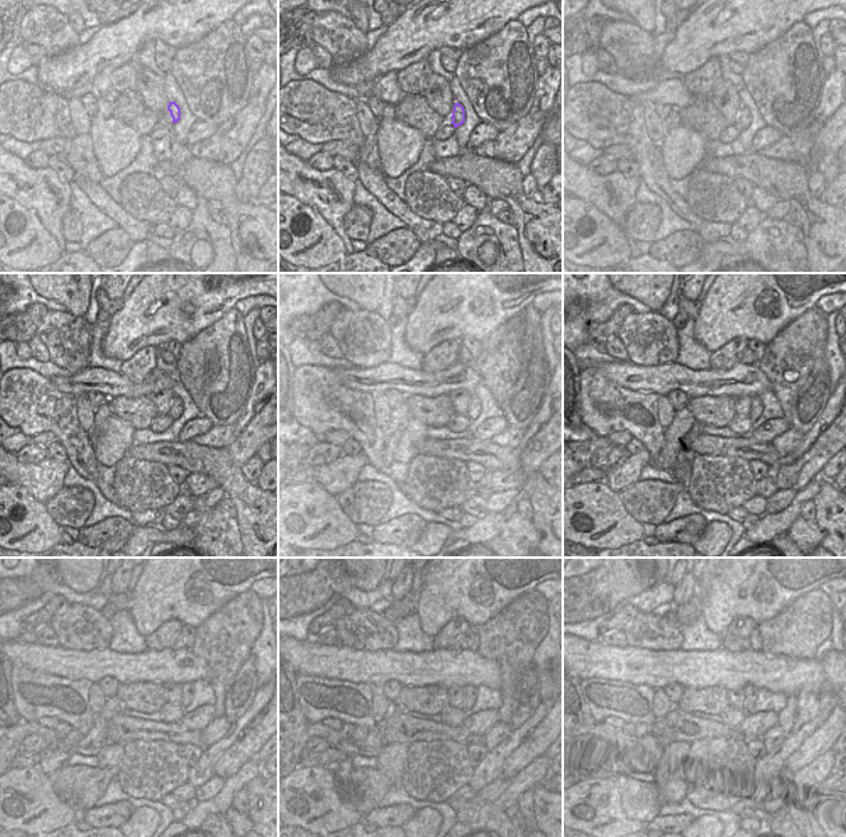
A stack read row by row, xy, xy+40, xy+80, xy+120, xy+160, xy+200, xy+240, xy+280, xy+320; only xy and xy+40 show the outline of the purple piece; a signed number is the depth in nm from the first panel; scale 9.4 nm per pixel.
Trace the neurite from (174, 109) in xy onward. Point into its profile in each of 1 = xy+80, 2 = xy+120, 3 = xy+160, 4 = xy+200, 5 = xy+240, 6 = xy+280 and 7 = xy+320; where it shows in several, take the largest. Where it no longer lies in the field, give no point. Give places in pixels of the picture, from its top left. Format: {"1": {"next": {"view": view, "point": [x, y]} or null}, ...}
{"1": {"next": {"view": "xy+80", "point": [745, 118]}}, "2": {"next": {"view": "xy+120", "point": [177, 408]}}, "3": {"next": {"view": "xy+160", "point": [457, 423]}}, "4": {"next": {"view": "xy+200", "point": [741, 424]}}, "5": {"next": {"view": "xy+240", "point": [170, 713]}}, "6": {"next": {"view": "xy+280", "point": [454, 716]}}, "7": {"next": {"view": "xy+320", "point": [732, 718]}}}

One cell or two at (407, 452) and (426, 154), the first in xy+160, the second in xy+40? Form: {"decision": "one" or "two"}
{"decision": "two"}

